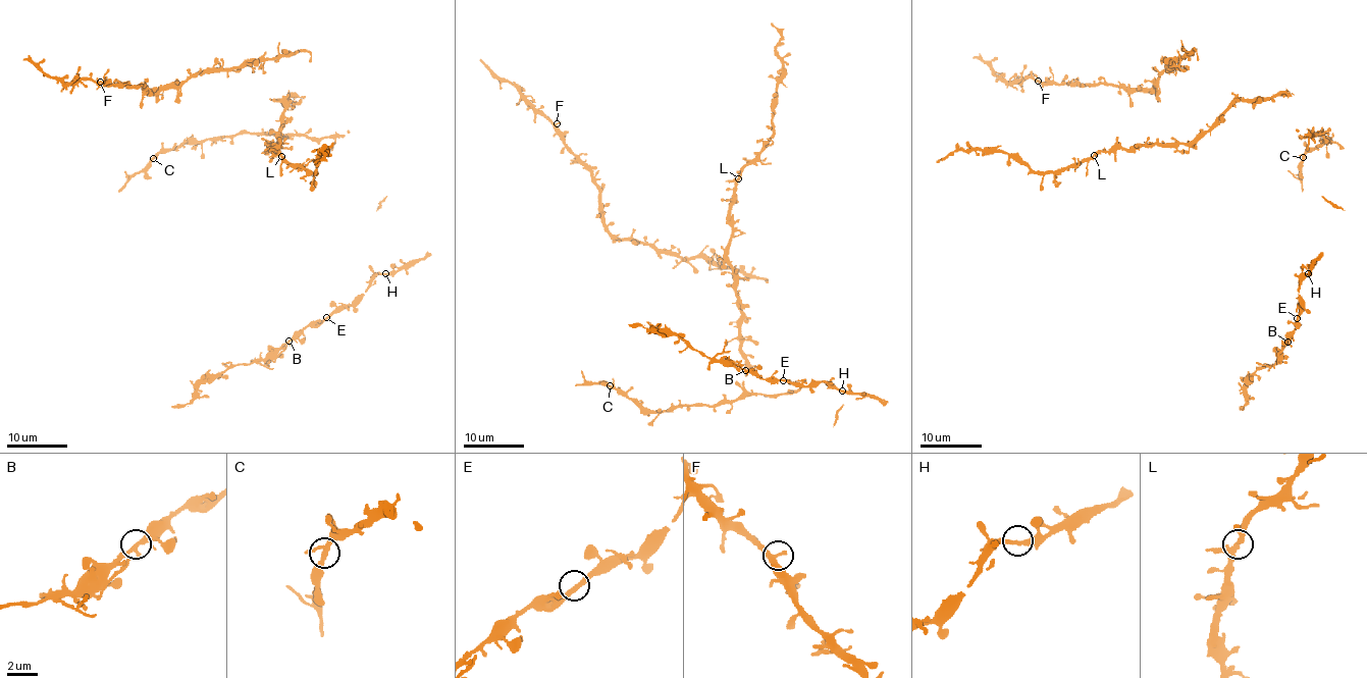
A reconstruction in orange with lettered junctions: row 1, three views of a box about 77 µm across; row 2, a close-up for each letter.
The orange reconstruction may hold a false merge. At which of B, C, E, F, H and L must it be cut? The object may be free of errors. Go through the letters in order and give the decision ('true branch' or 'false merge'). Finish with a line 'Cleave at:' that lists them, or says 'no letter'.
B: true branch
C: true branch
E: true branch
F: true branch
H: true branch
L: true branch
Cleave at: no letter

